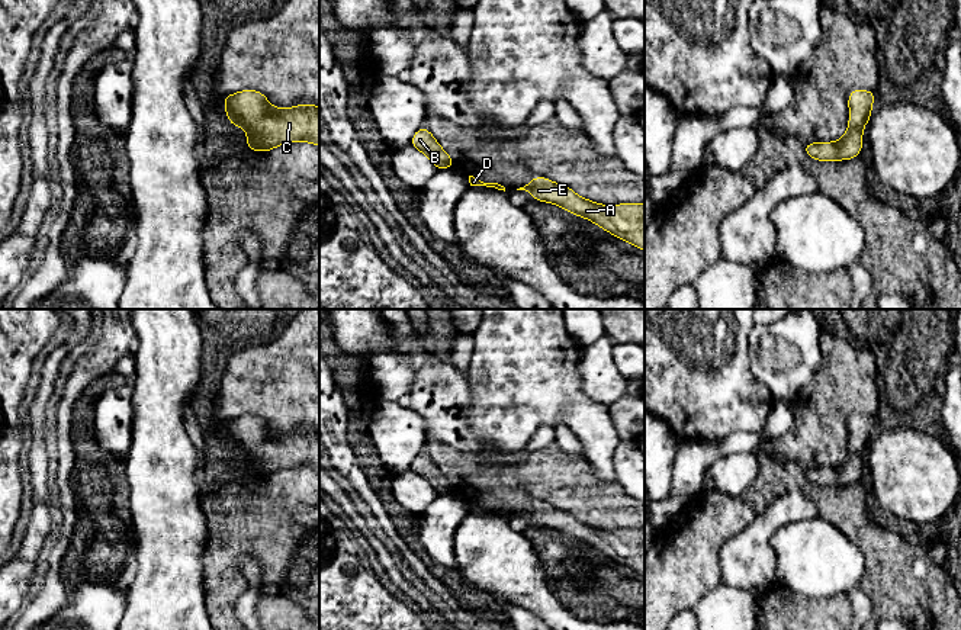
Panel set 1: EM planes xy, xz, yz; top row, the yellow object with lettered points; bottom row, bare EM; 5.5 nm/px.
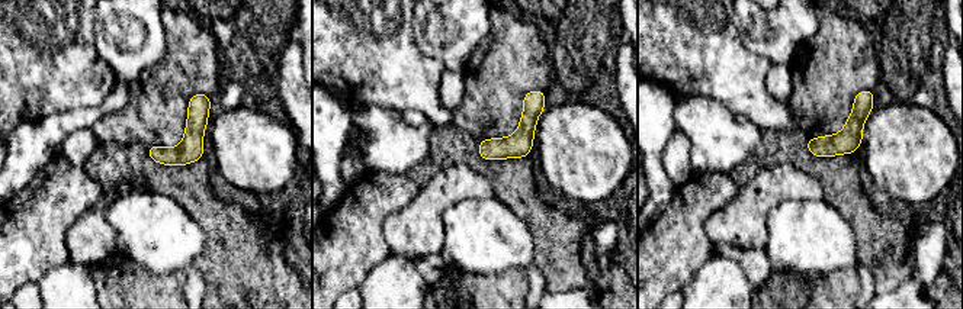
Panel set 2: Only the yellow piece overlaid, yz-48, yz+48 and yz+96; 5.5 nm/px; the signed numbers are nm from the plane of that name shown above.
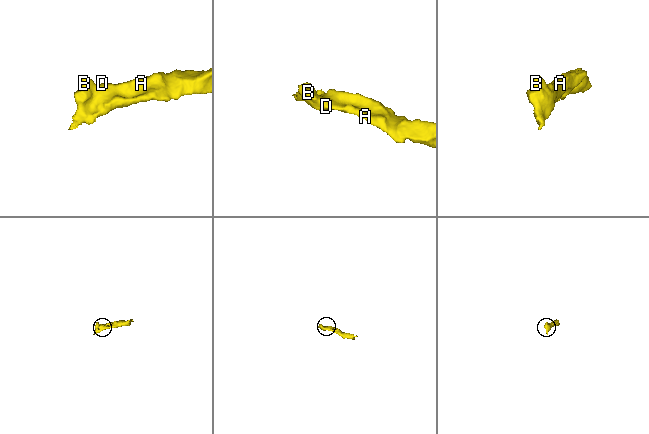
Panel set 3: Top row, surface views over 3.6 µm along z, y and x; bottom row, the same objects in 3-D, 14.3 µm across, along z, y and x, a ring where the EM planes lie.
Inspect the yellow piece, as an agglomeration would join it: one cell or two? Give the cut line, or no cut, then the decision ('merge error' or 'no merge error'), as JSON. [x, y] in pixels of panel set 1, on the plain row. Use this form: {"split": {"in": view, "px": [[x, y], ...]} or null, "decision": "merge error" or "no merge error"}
{"split": null, "decision": "no merge error"}

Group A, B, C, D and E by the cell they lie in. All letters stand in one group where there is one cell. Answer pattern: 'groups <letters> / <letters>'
groups A B C D E

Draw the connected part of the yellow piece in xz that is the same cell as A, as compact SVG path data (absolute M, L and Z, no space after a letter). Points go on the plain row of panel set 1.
M534 502L524 512L517 515L528 517L539 527L549 527L568 534L576 541L582 541L597 549L607 557L616 560L617 563L627 566L645 576L645 530L643 528L620 528L617 531L600 530L592 525L586 525L578 521L572 514L553 508L546 502Z

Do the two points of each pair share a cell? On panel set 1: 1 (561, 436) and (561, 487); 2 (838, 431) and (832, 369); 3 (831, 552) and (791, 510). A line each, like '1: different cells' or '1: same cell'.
1: different cells
2: same cell
3: different cells

